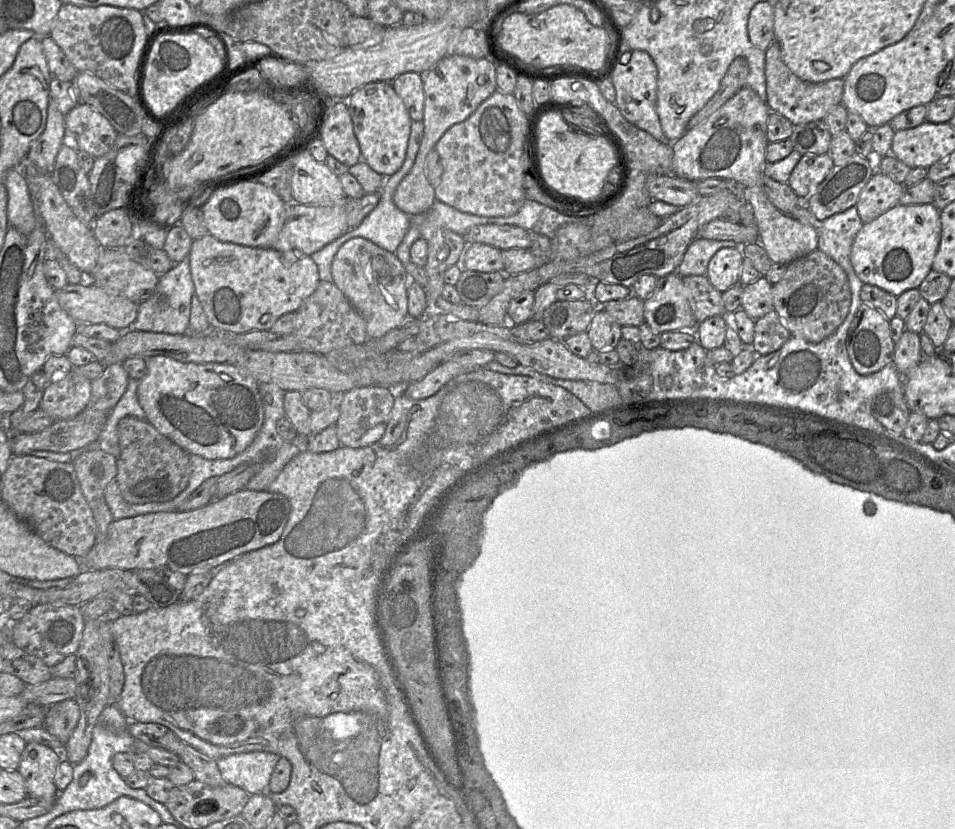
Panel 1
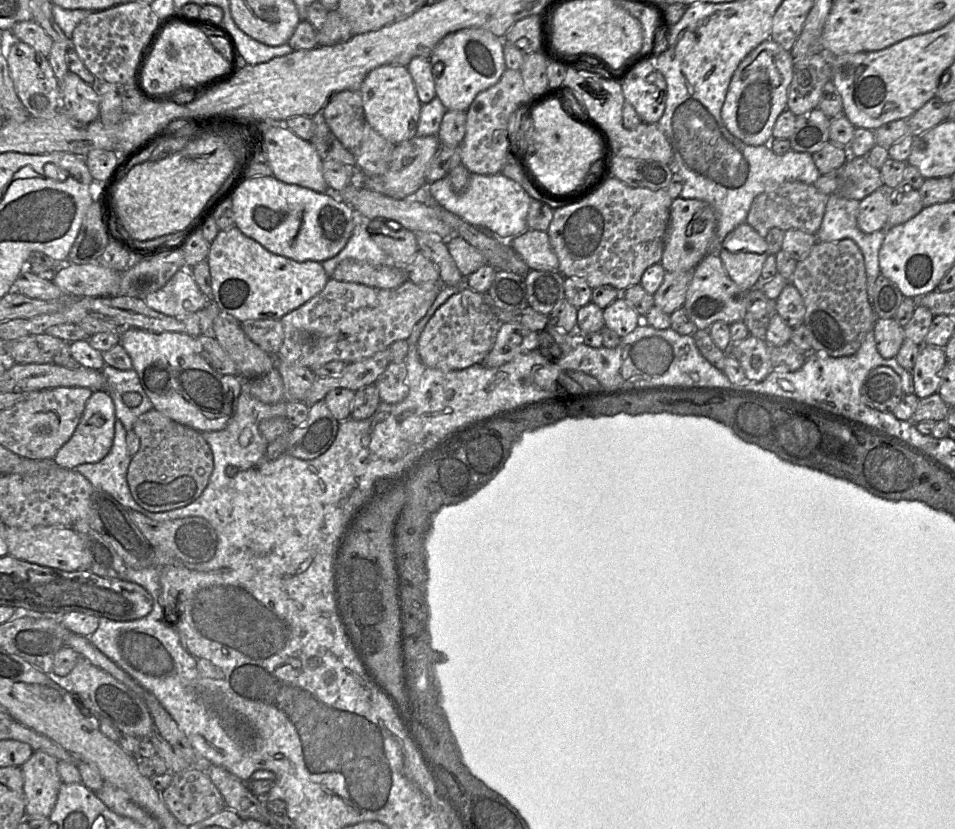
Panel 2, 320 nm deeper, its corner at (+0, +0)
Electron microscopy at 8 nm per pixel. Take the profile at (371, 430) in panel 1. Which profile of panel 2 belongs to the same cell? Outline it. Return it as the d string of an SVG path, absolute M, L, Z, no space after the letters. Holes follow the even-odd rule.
M405 361L390 362L374 385L381 402L394 404L405 399L409 391Z

